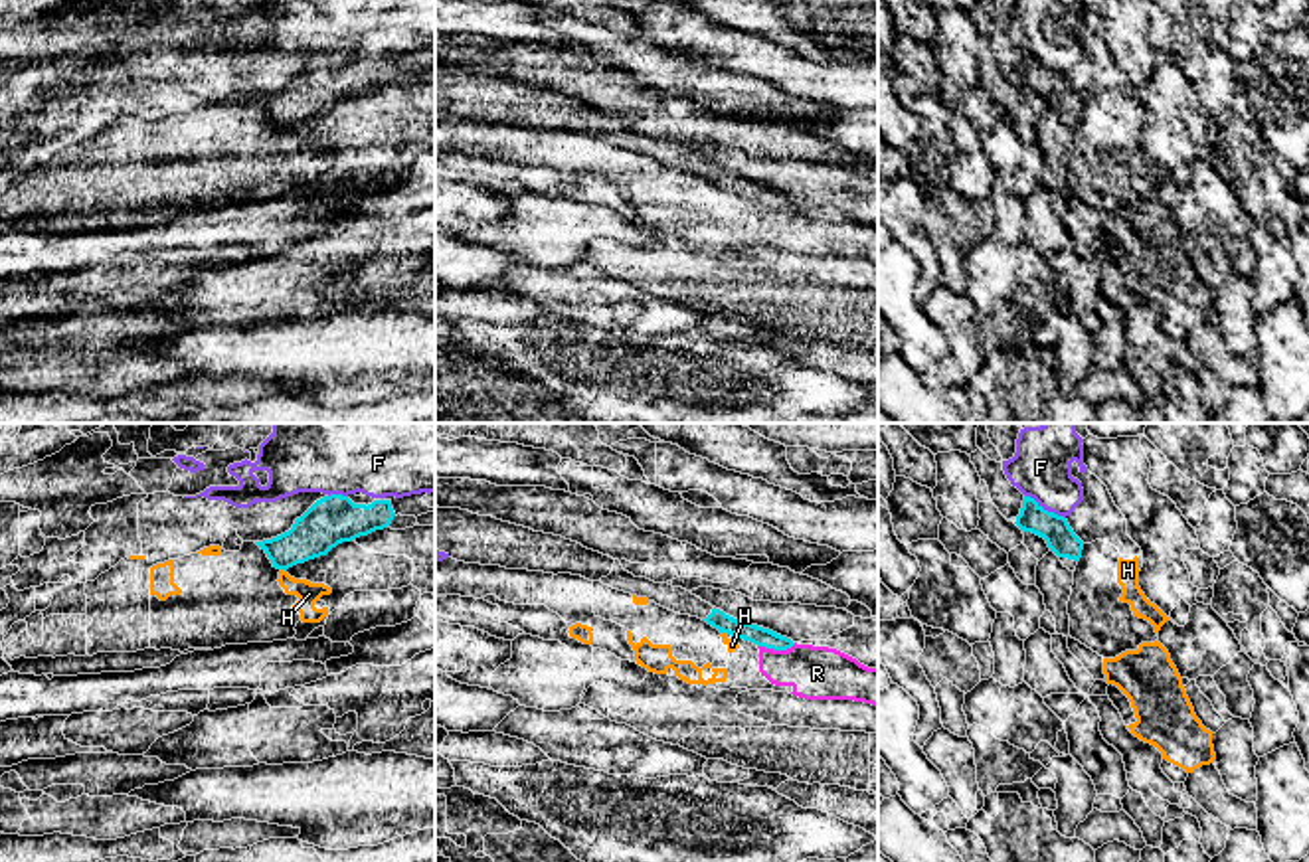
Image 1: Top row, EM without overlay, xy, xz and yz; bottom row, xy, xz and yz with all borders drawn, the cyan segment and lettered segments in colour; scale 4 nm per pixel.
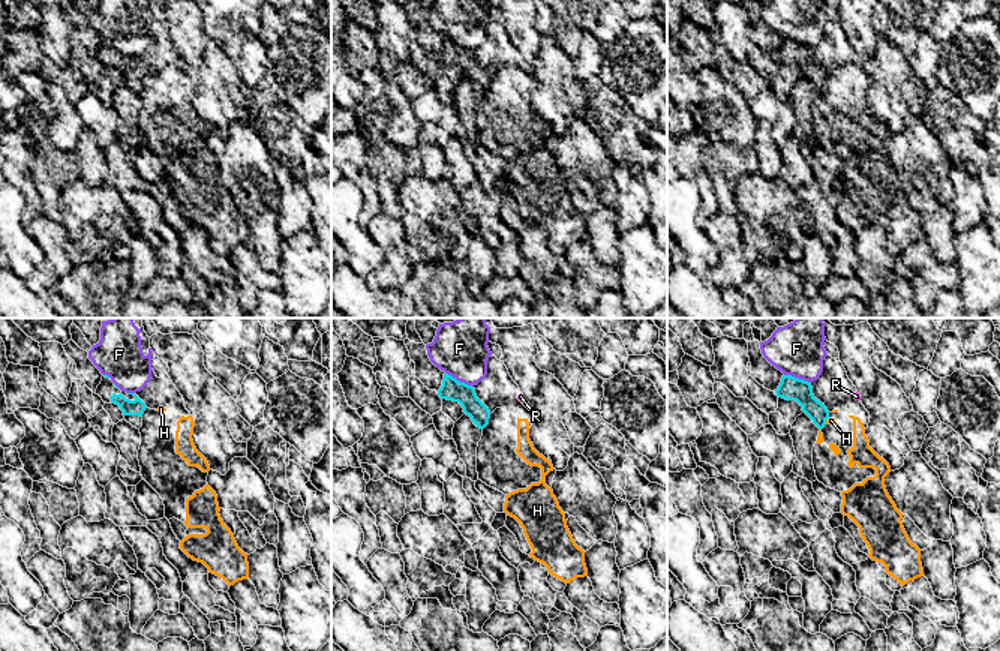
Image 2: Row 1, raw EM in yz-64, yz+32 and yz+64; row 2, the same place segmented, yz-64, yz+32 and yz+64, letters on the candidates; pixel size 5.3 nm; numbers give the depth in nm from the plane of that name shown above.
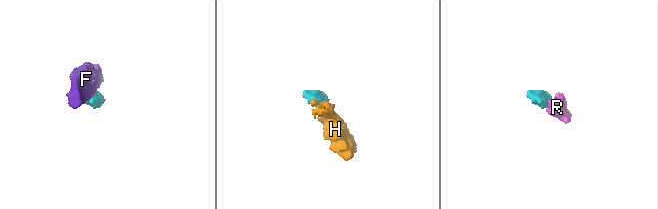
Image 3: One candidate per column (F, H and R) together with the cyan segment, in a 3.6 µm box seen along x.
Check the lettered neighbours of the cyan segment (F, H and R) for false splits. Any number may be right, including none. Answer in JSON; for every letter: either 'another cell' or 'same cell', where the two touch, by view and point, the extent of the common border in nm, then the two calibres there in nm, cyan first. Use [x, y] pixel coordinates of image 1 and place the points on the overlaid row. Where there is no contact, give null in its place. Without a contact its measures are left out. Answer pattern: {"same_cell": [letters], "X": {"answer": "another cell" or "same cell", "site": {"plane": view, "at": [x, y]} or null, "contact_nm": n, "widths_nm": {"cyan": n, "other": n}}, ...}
{"same_cell": [], "F": {"answer": "another cell", "site": {"plane": "yz", "at": [1043, 509]}, "contact_nm": 190, "widths_nm": {"cyan": 120, "other": 240}}, "H": {"answer": "another cell", "site": {"plane": "xy", "at": [283, 568]}, "contact_nm": 30, "widths_nm": {"cyan": 190, "other": 90}}, "R": {"answer": "another cell", "site": {"plane": "xz", "at": [776, 649]}, "contact_nm": 160, "widths_nm": {"cyan": 80, "other": 220}}}

